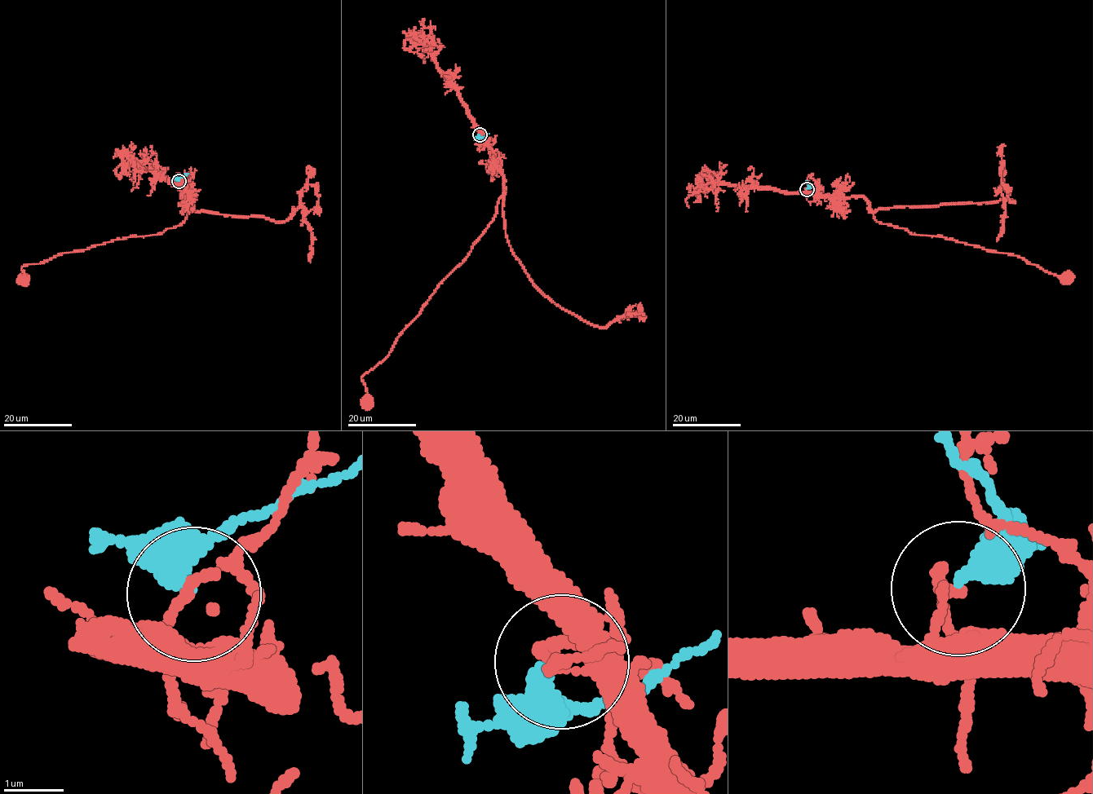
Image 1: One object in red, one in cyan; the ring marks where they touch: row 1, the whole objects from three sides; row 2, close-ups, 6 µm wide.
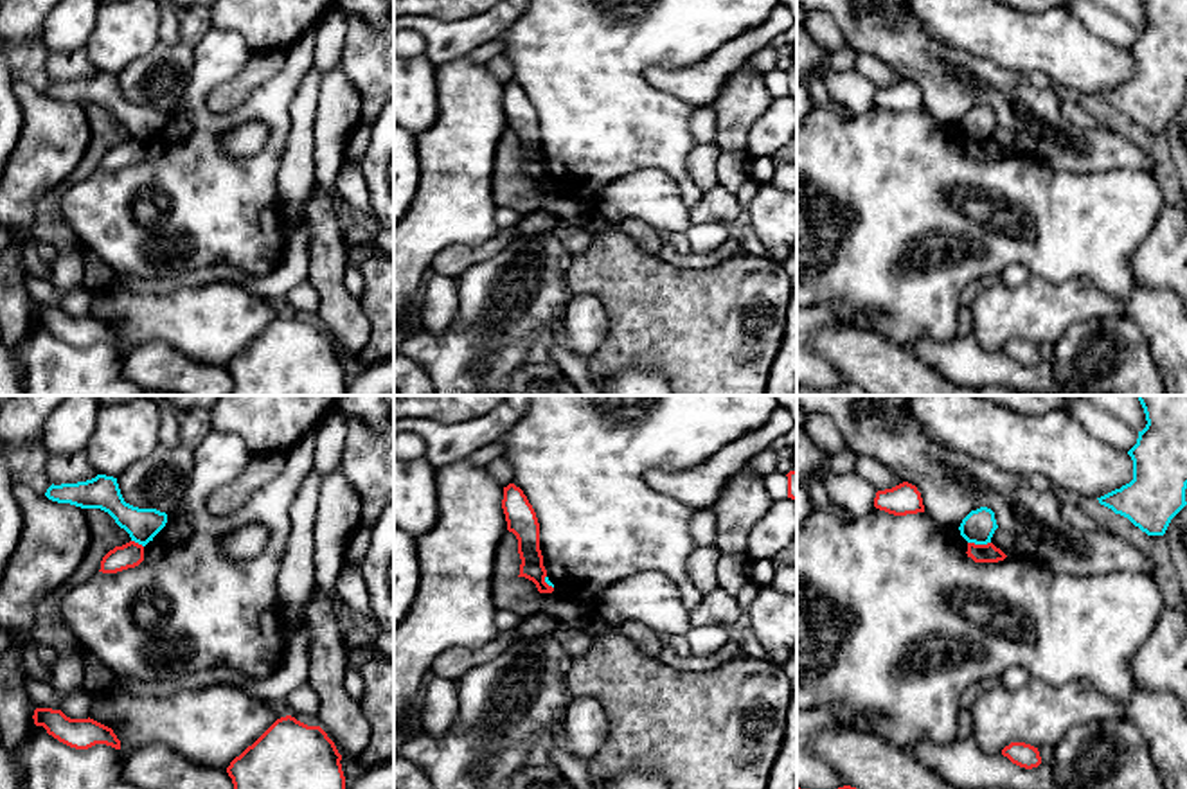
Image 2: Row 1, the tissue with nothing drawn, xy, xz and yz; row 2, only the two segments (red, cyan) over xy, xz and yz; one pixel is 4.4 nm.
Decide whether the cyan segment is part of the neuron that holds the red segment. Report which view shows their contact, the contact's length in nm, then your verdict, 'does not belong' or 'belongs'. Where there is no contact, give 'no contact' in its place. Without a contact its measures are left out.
yz | 100 nm | does not belong

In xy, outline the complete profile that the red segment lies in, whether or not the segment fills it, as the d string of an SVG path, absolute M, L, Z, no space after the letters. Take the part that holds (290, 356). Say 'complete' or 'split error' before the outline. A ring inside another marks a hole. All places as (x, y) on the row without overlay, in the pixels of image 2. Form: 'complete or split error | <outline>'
complete | M281 315L227 365L234 381L230 395L345 395L340 358L335 340L320 324Z

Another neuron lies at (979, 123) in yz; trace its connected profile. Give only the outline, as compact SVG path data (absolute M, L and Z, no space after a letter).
M980 104L977 108L971 108L960 120L959 128L960 133L968 140L975 142L987 142L991 140L991 135L995 128L998 126L995 110L987 104Z

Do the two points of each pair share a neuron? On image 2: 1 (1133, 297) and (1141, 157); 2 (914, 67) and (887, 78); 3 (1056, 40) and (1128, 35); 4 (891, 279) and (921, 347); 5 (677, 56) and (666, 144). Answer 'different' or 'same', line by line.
1: different
2: different
3: different
4: different
5: same

